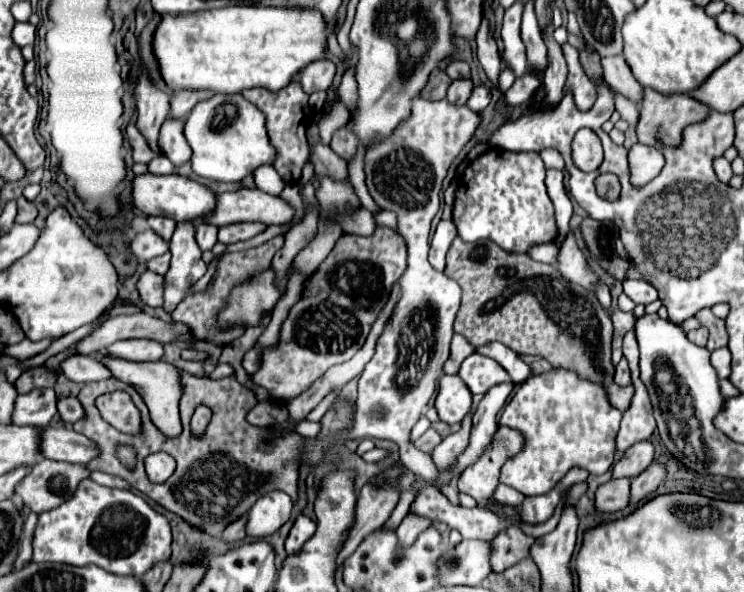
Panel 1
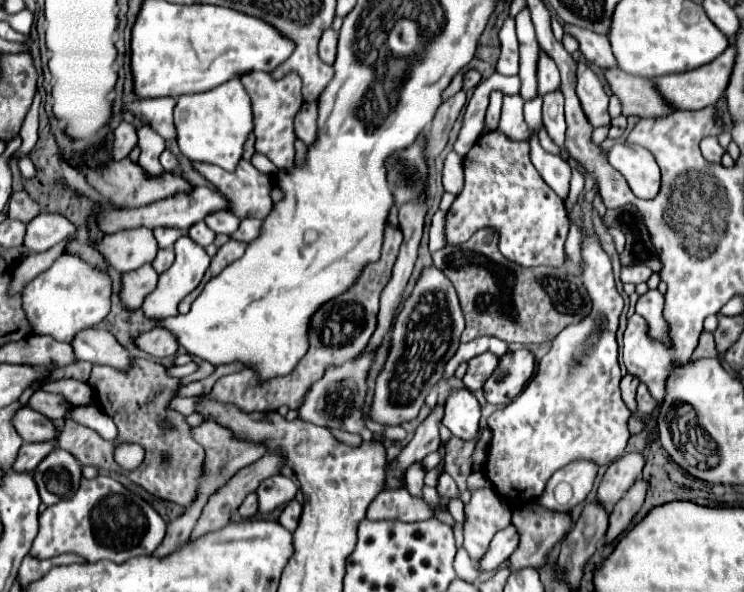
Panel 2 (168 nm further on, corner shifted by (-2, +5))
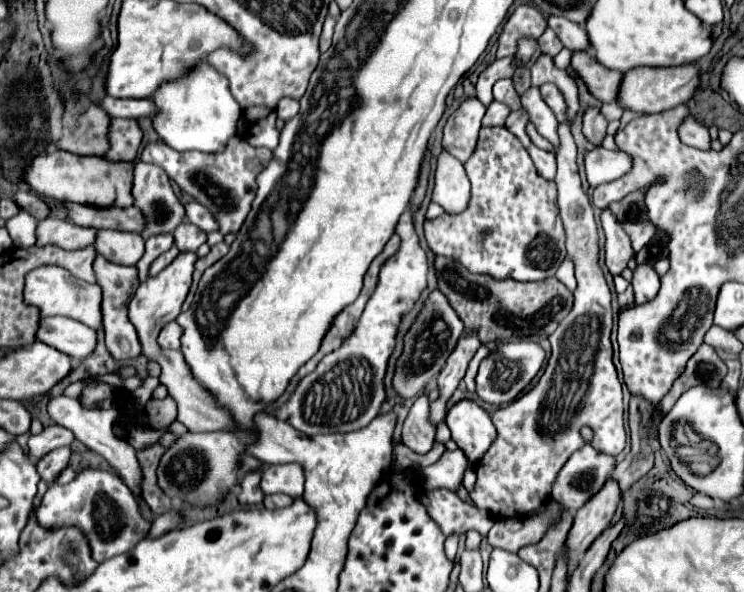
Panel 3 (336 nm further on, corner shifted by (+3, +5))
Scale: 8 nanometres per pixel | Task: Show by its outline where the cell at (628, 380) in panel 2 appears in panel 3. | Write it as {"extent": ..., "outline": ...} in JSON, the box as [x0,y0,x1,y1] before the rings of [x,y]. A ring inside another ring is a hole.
{"extent":[613,395,659,491],"outline":[[[631,395],[629,401],[629,429],[631,429],[631,451],[629,455],[623,459],[623,463],[617,463],[613,469],[613,477],[619,481],[621,491],[629,489],[629,485],[637,479],[641,479],[651,467],[653,467],[653,453],[659,449],[657,439],[651,435],[651,421],[653,421],[653,405],[649,401],[645,401],[645,397],[641,395]]]}

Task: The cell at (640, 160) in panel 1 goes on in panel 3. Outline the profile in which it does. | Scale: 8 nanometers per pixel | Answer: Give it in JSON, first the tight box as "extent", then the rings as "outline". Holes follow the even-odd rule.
{"extent":[585,147,633,189],"outline":[[[595,147],[585,155],[585,169],[587,181],[591,189],[595,189],[597,185],[627,175],[633,169],[633,159],[625,151],[609,151],[605,147]]]}

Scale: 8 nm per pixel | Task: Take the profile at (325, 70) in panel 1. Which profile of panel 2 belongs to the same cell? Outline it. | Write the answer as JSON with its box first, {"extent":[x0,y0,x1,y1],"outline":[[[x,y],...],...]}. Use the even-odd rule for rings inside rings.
{"extent":[318,29,338,65],"outline":[[[334,29],[324,31],[324,35],[320,39],[320,47],[318,47],[320,59],[324,63],[328,63],[328,65],[334,63],[334,57],[336,57],[336,41],[338,41],[338,33]]]}

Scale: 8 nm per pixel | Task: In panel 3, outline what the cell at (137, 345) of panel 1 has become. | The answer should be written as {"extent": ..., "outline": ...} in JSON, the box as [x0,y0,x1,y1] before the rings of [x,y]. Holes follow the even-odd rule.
{"extent":[157,321,181,349],"outline":[[[171,321],[161,329],[157,343],[161,345],[161,349],[179,349],[181,347],[179,337],[181,337],[181,327],[175,321]]]}

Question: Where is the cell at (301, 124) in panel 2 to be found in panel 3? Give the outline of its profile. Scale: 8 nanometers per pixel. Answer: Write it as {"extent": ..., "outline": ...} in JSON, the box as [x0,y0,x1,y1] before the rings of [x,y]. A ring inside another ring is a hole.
{"extent":[277,99,299,121],"outline":[[[281,99],[281,103],[277,105],[277,117],[283,119],[283,121],[289,121],[297,115],[299,111],[299,101],[289,101],[289,99]]]}

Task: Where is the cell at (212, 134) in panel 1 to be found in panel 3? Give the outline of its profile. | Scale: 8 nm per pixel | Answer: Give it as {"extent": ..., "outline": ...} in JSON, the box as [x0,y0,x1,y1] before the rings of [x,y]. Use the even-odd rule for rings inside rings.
{"extent":[153,61,243,153],"outline":[[[207,61],[197,65],[197,71],[189,79],[181,79],[169,85],[163,85],[153,97],[161,113],[153,121],[159,137],[175,151],[203,151],[203,153],[221,153],[227,147],[227,141],[237,133],[237,123],[243,109],[229,91],[229,81],[217,73]]]}

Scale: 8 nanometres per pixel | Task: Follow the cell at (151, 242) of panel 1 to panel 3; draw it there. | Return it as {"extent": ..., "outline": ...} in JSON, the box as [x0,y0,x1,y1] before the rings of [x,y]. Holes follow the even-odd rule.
{"extent":[95,229,145,265],"outline":[[[99,229],[95,249],[111,263],[137,265],[137,261],[145,253],[145,239],[139,233]]]}

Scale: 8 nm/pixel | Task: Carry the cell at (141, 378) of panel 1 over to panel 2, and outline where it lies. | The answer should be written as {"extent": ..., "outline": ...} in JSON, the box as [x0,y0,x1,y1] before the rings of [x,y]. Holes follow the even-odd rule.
{"extent":[72,327,130,369],"outline":[[[92,327],[78,331],[74,335],[72,349],[78,361],[90,361],[94,365],[112,365],[118,369],[130,367],[130,353],[106,329]]]}

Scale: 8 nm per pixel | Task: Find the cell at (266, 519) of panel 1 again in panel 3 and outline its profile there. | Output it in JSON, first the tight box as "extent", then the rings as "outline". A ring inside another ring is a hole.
{"extent":[261,463,303,497],"outline":[[[297,463],[289,465],[271,465],[263,471],[261,477],[261,491],[263,495],[275,495],[275,493],[285,493],[295,497],[303,495],[303,469]]]}

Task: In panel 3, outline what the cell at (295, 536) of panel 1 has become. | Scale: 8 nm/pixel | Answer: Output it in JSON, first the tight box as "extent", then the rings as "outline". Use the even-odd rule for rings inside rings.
{"extent":[265,493,293,509],"outline":[[[281,493],[265,497],[265,507],[267,507],[267,509],[285,509],[285,507],[289,507],[291,503],[293,503],[293,499],[291,499],[289,495],[281,495]]]}

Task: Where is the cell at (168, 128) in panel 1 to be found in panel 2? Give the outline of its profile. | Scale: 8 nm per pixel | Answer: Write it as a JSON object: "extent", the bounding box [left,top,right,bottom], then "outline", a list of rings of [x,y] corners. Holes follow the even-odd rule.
{"extent":[126,97,176,139],"outline":[[[158,97],[158,99],[136,99],[128,103],[126,109],[144,125],[150,125],[160,137],[174,139],[176,137],[172,121],[174,105],[176,105],[174,97]]]}

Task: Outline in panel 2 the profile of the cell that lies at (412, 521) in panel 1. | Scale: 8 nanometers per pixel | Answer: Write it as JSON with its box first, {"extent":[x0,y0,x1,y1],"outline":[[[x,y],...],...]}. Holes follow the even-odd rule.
{"extent":[406,461,424,497],"outline":[[[418,461],[418,465],[412,465],[408,471],[406,471],[406,487],[408,491],[414,495],[414,497],[422,497],[422,485],[424,485],[424,465],[422,461]]]}

